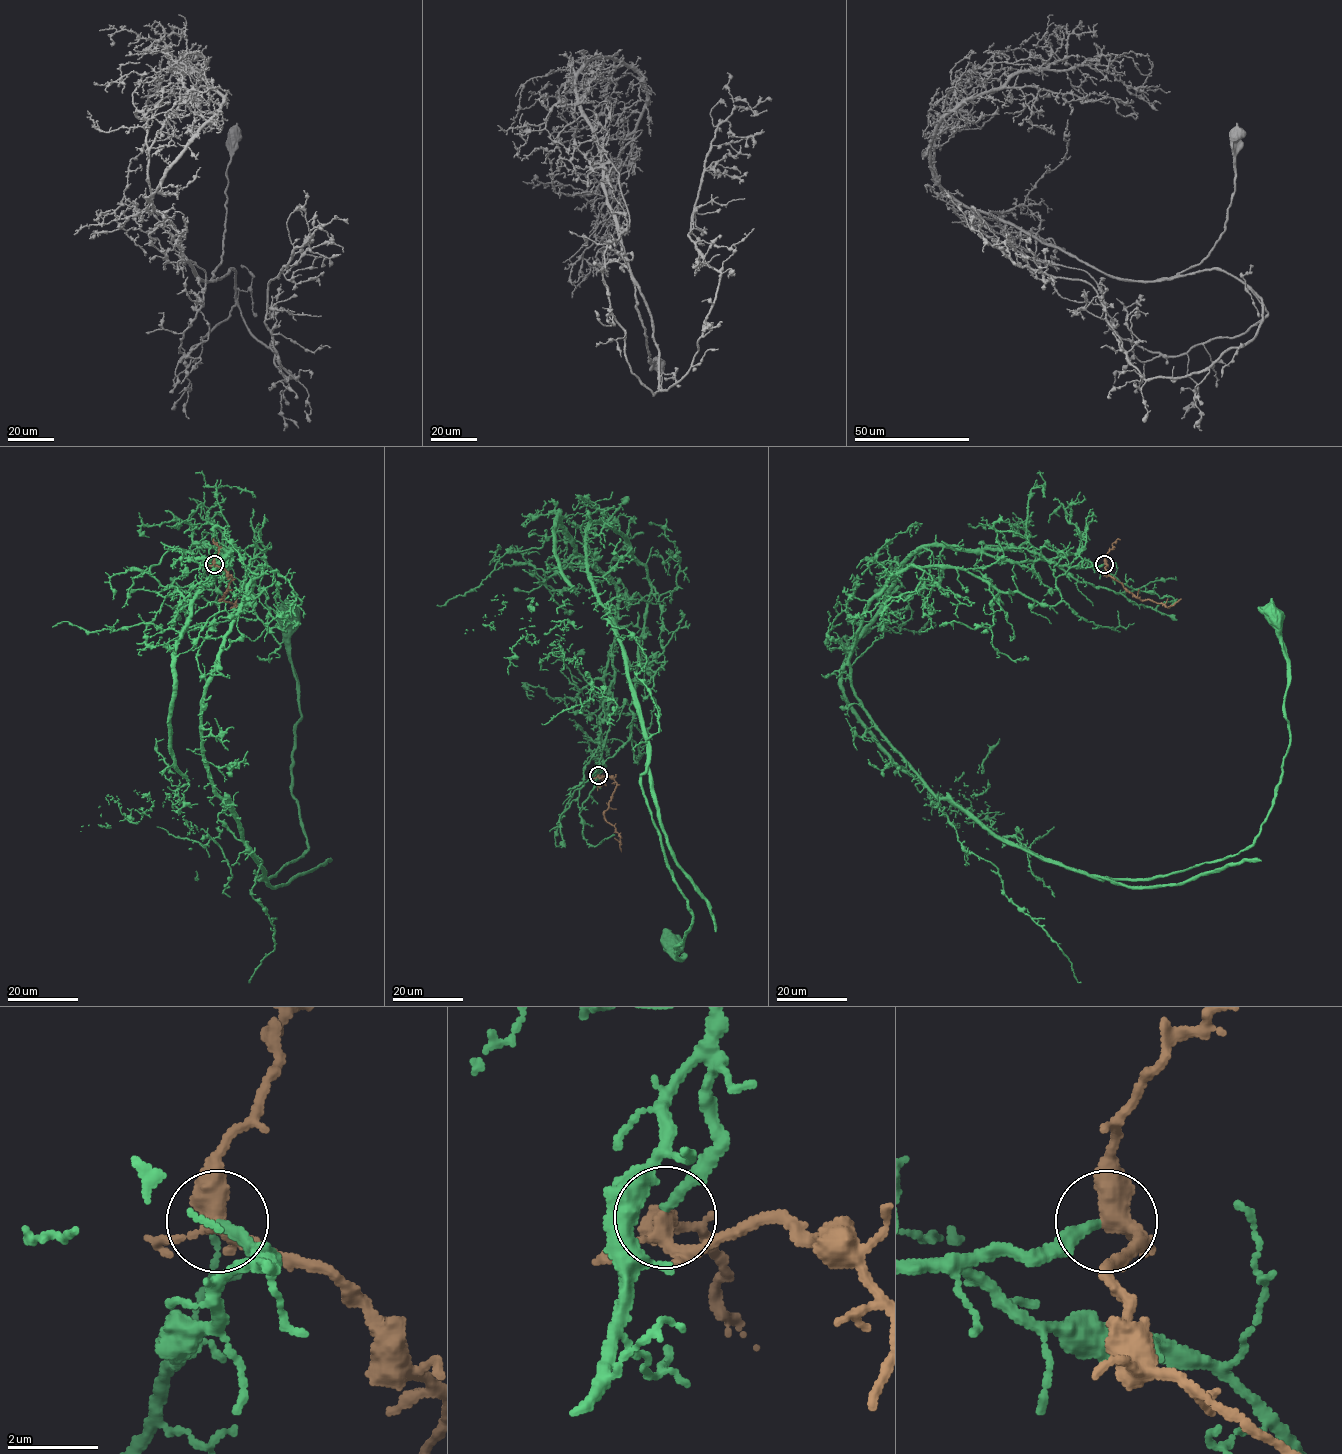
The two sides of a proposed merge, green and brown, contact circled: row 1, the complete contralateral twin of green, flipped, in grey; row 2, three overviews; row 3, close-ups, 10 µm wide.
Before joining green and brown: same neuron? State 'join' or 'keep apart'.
join

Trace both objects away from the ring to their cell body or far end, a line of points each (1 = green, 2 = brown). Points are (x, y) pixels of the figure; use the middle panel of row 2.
1: (598, 774), (618, 596), (650, 591), (601, 520), (586, 571), (692, 914), (680, 960), (671, 945)
2: (598, 775), (608, 775), (616, 783), (604, 819), (614, 827), (621, 851)

